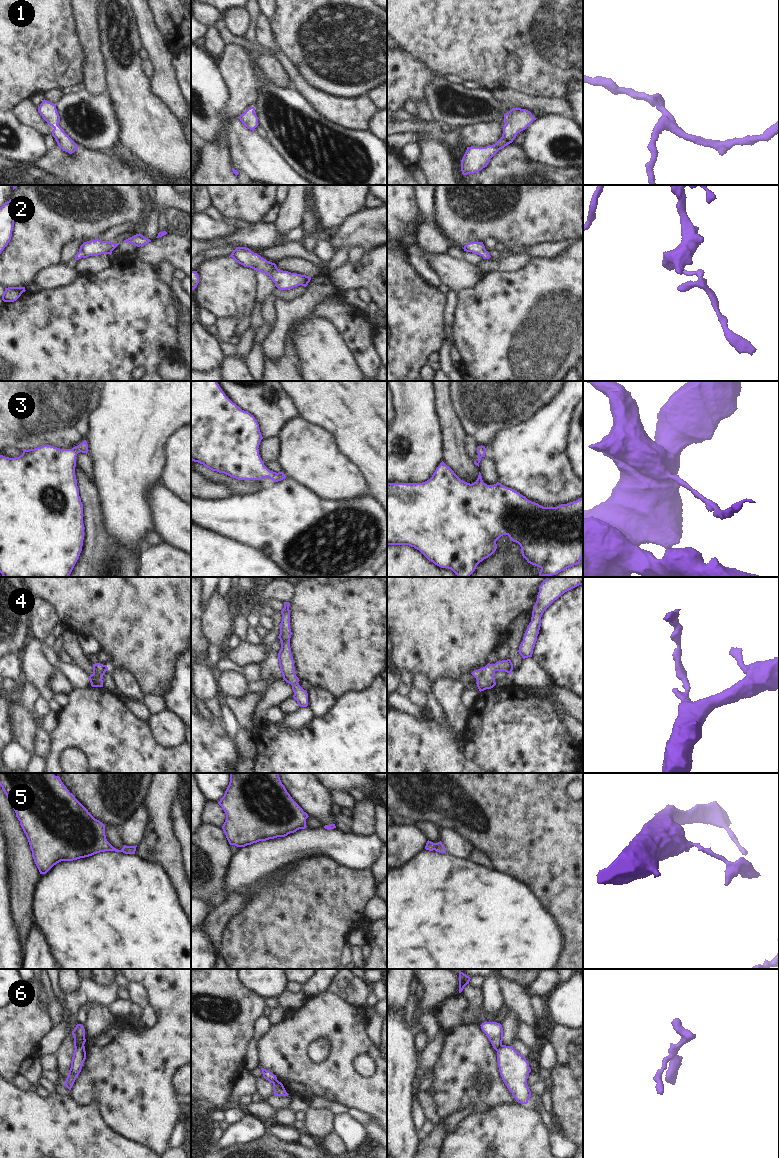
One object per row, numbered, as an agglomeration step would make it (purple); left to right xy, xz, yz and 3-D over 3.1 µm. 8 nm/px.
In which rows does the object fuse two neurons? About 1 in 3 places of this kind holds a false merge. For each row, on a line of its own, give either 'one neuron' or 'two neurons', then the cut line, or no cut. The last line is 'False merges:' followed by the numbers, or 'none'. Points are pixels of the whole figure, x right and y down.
1: one neuron; cut none
2: one neuron; cut none
3: one neuron; cut none
4: one neuron; cut none
5: one neuron; cut none
6: two neurons; cut xy (83, 1044), (75, 1048)
False merges: 6

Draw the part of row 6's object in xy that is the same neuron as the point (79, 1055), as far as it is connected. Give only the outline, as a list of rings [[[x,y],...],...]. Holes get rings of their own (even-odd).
[[[84,1045],[77,1046],[73,1053],[73,1057],[71,1061],[71,1068],[69,1070],[66,1081],[64,1083],[64,1085],[69,1090],[71,1090],[77,1076],[81,1072],[85,1059],[86,1059],[85,1046]]]

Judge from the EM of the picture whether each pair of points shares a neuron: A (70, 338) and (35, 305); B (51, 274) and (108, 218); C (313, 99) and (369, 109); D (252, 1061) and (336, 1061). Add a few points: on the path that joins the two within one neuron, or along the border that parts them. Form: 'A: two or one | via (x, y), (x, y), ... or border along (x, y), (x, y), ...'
A: one | via (61, 331), (44, 314)
B: two | border along (59, 262), (42, 269), (38, 273)
C: one | via (327, 106), (334, 109), (355, 109)
D: two | border along (256, 1042), (256, 1054), (259, 1065)

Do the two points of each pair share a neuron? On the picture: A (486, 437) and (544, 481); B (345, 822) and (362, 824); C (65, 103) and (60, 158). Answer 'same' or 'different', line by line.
A: different
B: different
C: different

